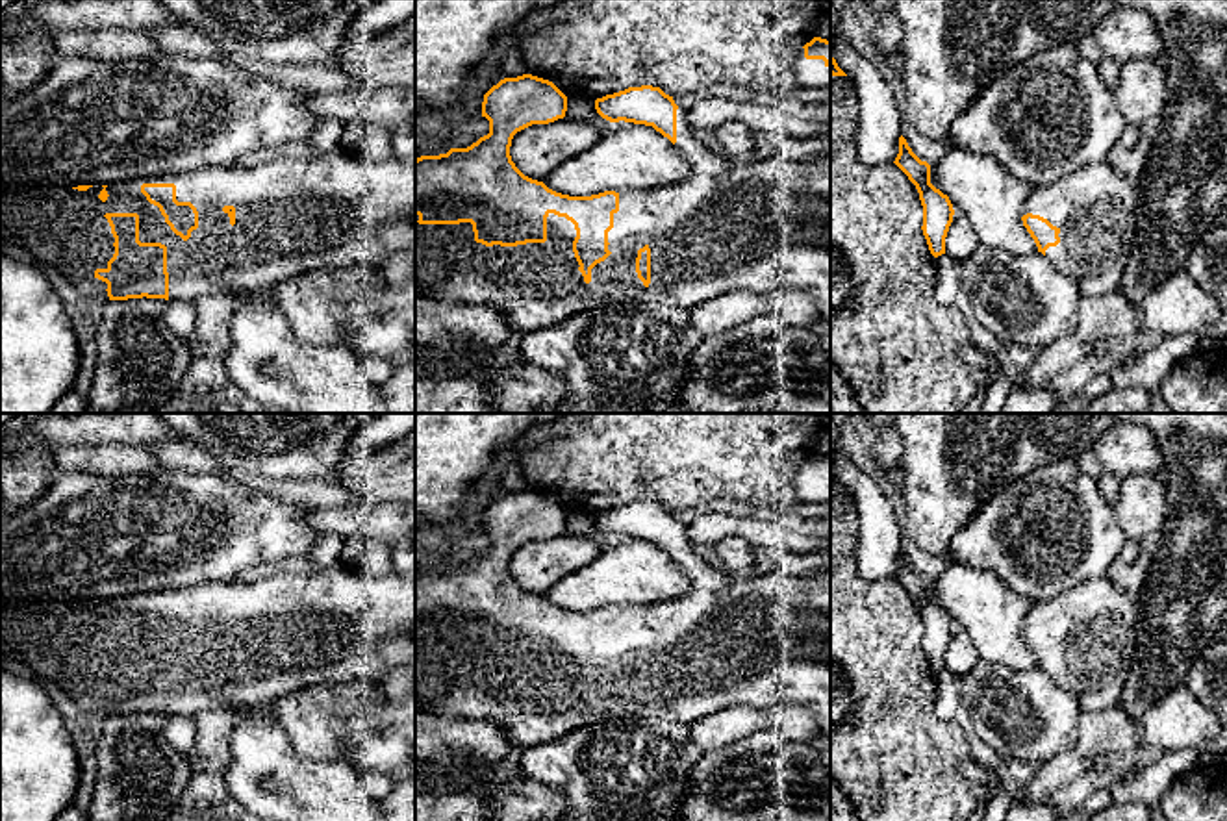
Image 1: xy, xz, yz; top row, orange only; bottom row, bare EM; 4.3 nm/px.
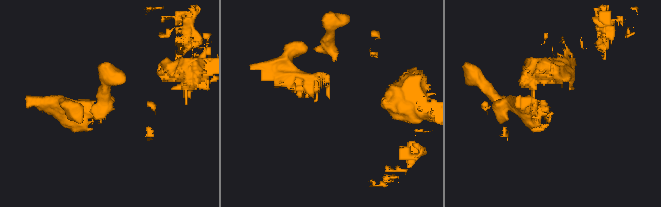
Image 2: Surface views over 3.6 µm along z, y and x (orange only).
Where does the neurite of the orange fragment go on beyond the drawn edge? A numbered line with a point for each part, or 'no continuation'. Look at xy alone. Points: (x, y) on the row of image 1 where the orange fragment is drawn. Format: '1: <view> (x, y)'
1: xy (330, 210)

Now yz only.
1: yz (1094, 208)

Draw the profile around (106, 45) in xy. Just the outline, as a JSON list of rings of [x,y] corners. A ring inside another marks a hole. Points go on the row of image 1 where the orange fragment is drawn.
[[[63,30],[50,37],[56,56],[69,59],[124,63],[165,56],[148,33],[133,30]]]

